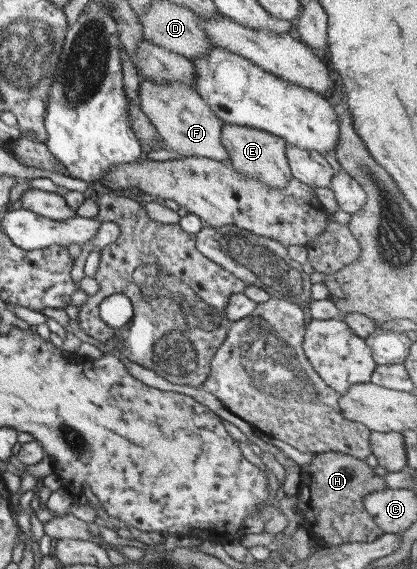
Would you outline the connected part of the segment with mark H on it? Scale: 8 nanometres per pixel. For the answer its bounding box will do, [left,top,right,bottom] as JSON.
[296,452,386,547]

